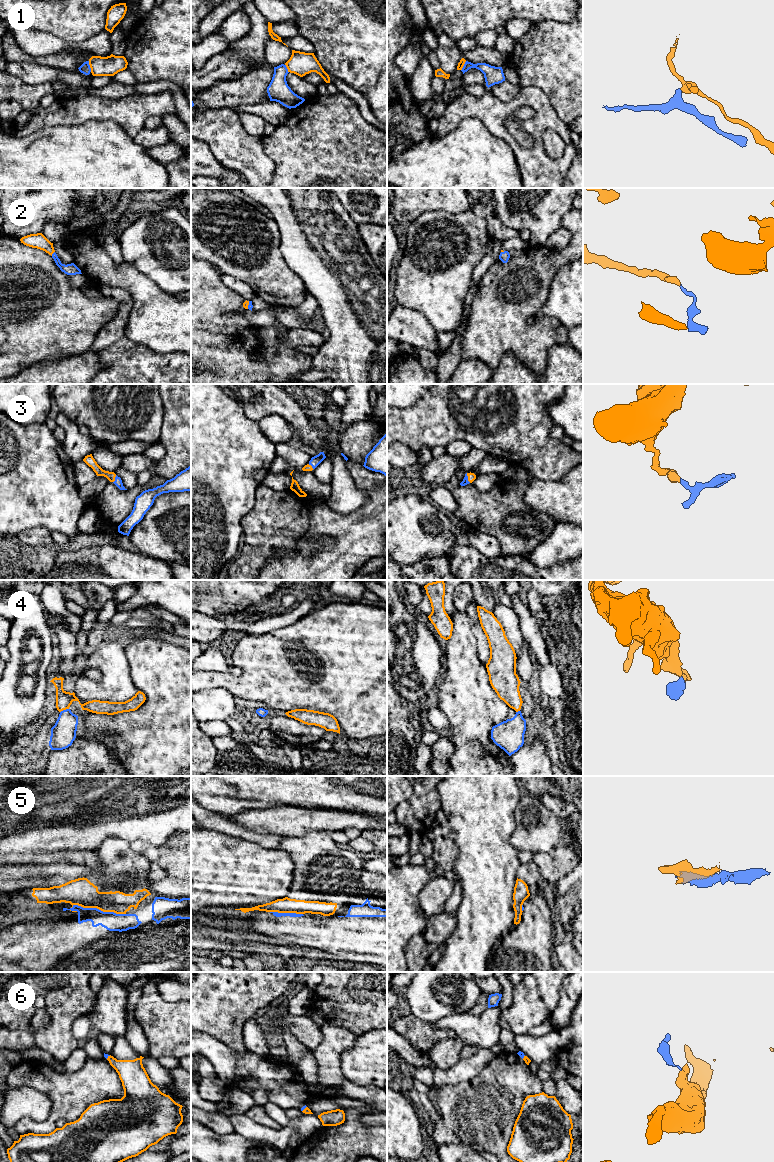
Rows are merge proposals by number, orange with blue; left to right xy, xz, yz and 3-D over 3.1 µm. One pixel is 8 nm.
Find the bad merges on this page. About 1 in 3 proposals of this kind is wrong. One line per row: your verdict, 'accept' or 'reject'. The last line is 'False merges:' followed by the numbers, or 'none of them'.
1: reject
2: accept
3: accept
4: accept
5: reject
6: accept
False merges: 1, 5

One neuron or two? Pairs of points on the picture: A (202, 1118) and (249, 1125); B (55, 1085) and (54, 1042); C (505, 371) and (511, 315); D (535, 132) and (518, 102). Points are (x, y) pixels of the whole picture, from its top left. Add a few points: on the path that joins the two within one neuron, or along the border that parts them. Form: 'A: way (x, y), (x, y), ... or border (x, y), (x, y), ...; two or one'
A: border (227, 1116), (234, 1130); two
B: border (52, 1067), (60, 1072), (64, 1072); two
C: border (526, 366), (511, 352), (506, 352), (493, 371); two
D: way (538, 122), (538, 110), (528, 102); one

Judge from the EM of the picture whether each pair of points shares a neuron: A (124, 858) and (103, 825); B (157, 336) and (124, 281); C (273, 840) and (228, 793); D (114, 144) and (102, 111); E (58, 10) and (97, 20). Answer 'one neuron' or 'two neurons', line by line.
A: two neurons
B: one neuron
C: two neurons
D: two neurons
E: one neuron

